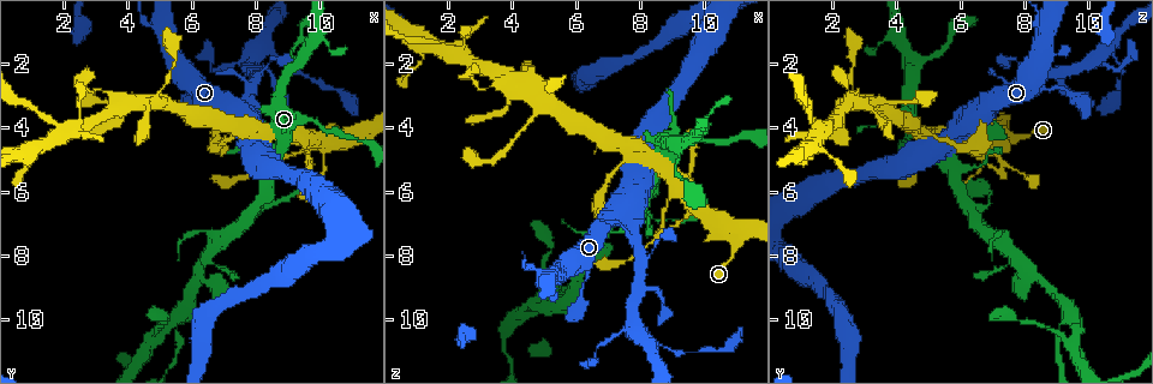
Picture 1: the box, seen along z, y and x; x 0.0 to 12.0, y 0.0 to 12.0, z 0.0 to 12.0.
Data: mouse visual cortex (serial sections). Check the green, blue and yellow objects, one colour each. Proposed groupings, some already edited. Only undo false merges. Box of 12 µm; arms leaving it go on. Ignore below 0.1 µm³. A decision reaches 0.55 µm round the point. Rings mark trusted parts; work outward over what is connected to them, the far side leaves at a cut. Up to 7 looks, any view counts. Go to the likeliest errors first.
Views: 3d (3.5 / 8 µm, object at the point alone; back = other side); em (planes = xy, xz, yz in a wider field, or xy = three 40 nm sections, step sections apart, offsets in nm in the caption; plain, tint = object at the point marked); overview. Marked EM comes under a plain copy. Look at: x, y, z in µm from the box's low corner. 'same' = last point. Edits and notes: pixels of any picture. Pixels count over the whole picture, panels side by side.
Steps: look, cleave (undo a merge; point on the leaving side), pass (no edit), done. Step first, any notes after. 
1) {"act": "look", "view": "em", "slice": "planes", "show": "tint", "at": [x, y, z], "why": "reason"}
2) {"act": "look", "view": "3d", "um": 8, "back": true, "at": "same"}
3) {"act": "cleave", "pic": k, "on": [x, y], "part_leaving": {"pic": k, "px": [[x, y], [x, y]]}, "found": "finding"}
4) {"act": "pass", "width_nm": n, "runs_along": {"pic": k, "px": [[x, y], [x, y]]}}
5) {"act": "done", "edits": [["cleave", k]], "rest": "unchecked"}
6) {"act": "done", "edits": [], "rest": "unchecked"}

{"act": "look", "view": "3d", "um": 8, "at": [9.7, 4.6, 6.7], "why": "two arms in line, one across"}

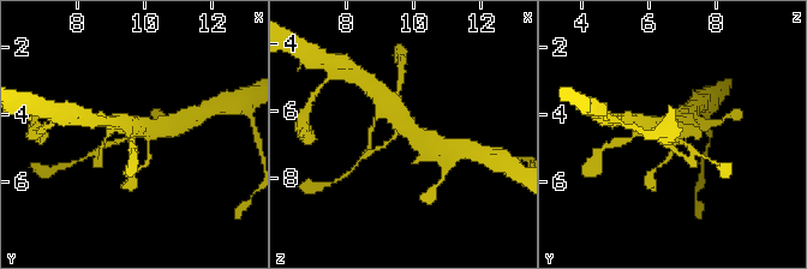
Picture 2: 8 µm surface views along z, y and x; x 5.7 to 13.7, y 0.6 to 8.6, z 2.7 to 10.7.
{"act": "look", "view": "em", "slice": "xy", "step": 5, "show": "tint", "at": [9.6, 4.6, 6.6]}

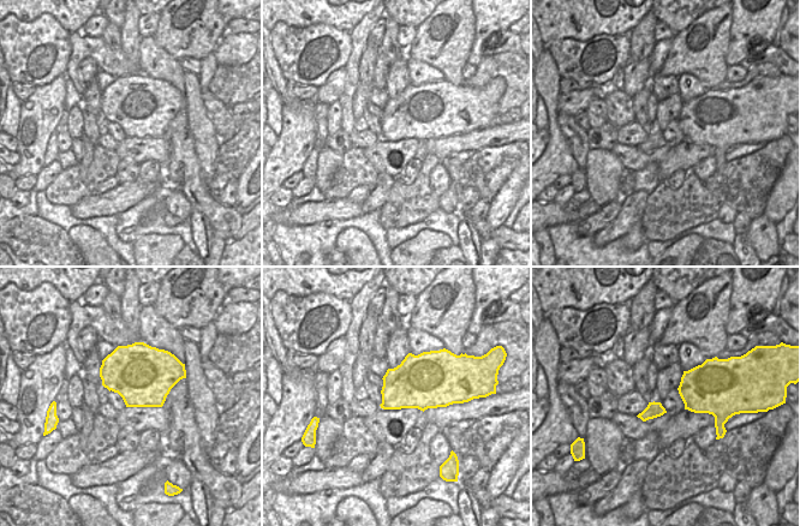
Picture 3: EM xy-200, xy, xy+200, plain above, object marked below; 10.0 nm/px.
{"act": "pass", "runs_along": {"pic": 2, "px": [[436, 148], [414, 136], [384, 102]]}, "found": "one cell here"}

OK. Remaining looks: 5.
{"act": "look", "view": "3d", "um": 3.5, "back": true, "at": [1.9, 3.9, 1.5], "why": "thick turns thin"}

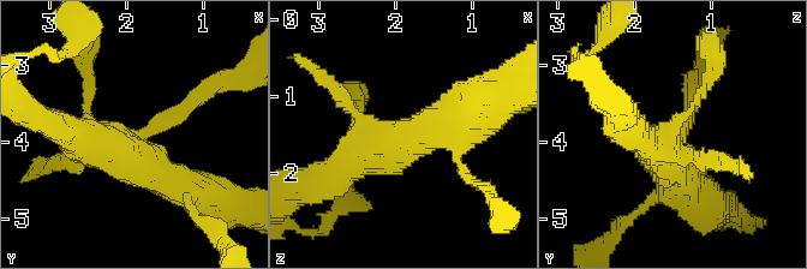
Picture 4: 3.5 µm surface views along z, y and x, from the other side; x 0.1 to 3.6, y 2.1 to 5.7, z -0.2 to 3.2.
{"act": "look", "view": "em", "slice": "xy", "step": 1, "show": "tint", "at": [1.85, 3.95, 1.45]}

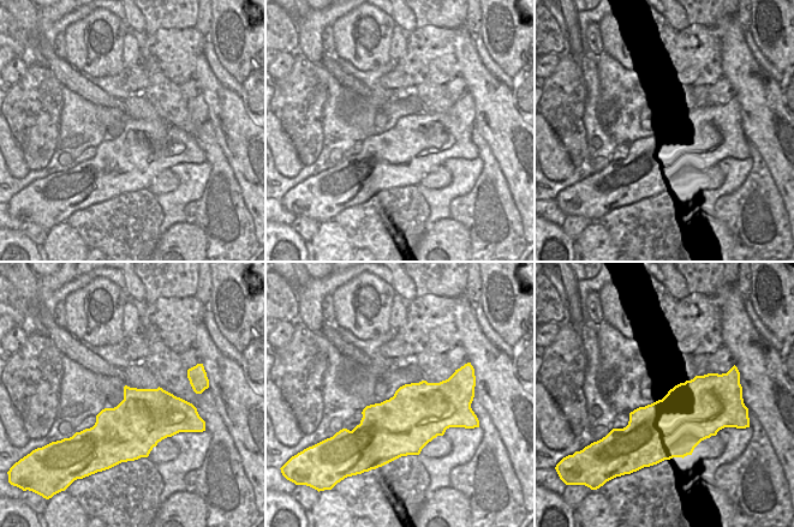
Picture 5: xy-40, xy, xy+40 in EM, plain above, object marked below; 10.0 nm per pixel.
{"act": "look", "view": "em", "slice": "xy", "step": 2, "show": "tint", "at": "same"}

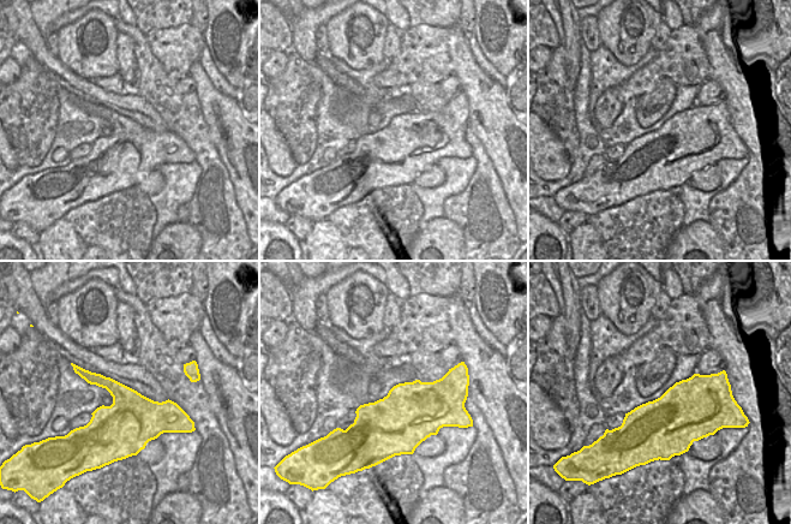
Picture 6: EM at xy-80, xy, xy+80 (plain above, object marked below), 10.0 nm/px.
{"act": "pass", "runs_along": {"pic": 4, "px": [[57, 127], [124, 145], [190, 186]]}, "found": "one cell here"}

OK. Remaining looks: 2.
{"act": "look", "view": "3d", "um": 3.5, "at": [7.8, 6.6, 6.4], "why": "three-way junction"}

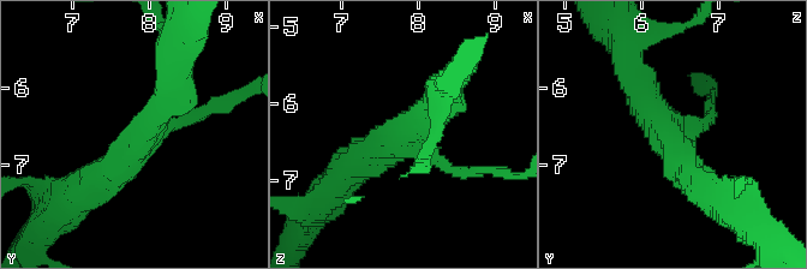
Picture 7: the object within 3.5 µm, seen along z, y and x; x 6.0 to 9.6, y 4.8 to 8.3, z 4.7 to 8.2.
{"act": "look", "view": "em", "slice": "planes", "show": "tint", "at": [7.85, 6.70, 6.35]}

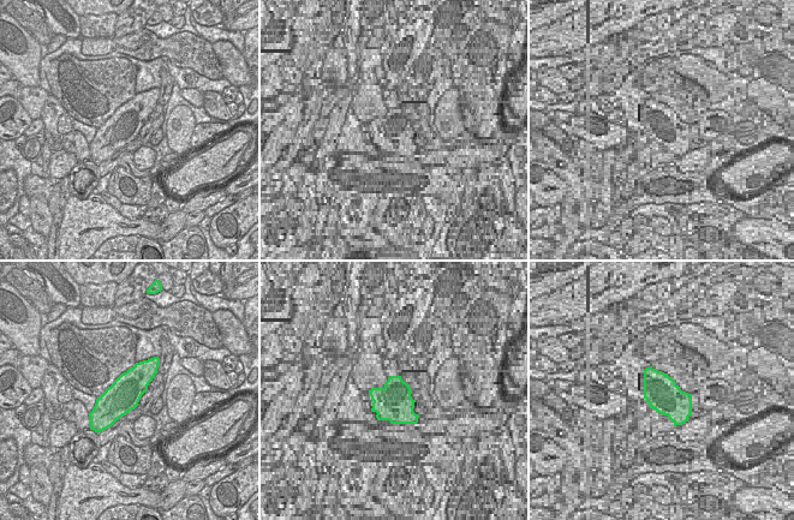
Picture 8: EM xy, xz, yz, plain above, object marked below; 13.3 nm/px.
{"act": "pass", "found": "continuous, no second cell"}

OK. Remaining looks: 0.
{"act": "done", "edits": [], "rest": "unchecked"}

